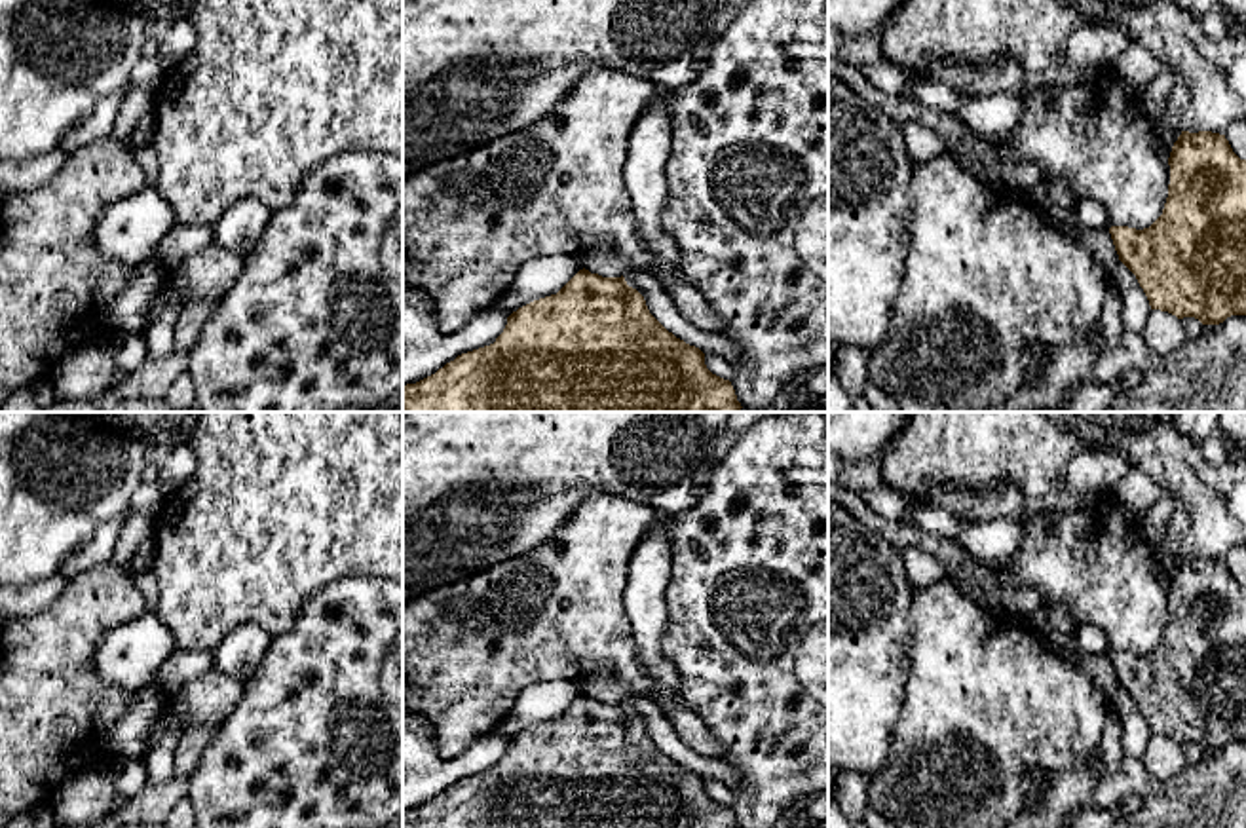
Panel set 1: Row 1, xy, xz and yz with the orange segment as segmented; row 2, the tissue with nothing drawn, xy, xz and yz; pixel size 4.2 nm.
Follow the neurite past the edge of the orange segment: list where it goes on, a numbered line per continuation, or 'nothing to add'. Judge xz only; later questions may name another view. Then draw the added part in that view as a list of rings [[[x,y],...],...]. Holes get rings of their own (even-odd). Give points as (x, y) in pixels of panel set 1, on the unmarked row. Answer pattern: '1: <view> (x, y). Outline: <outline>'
nothing to add

